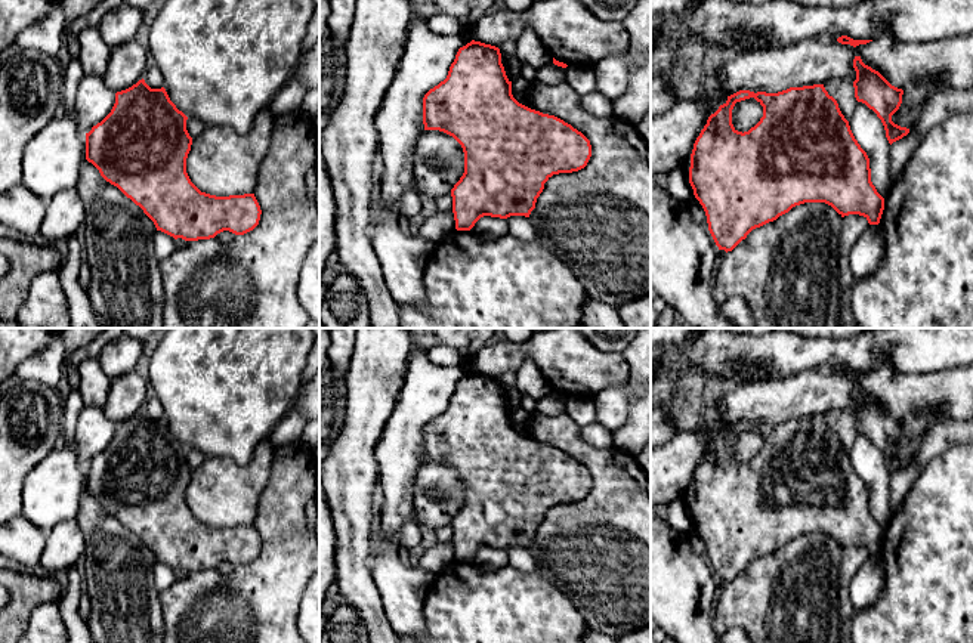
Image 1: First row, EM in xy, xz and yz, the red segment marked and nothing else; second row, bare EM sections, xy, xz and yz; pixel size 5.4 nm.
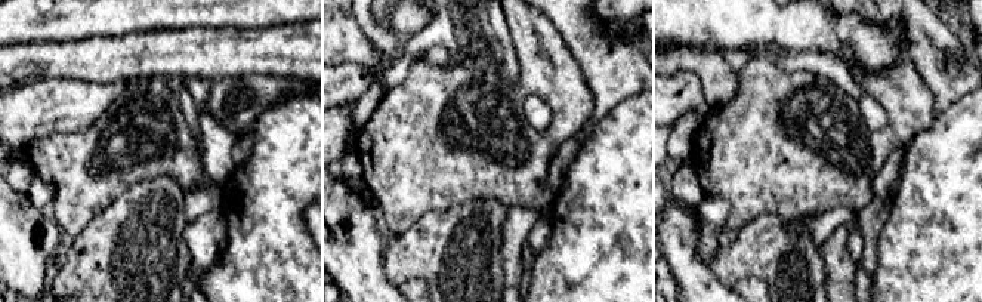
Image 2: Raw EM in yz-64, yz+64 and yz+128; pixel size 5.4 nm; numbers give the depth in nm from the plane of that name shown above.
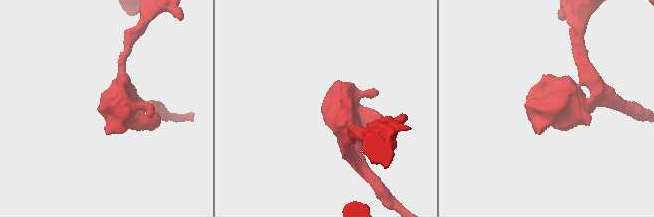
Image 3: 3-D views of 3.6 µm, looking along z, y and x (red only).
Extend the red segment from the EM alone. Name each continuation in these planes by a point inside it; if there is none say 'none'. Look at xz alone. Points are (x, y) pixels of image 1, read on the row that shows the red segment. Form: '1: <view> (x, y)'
none

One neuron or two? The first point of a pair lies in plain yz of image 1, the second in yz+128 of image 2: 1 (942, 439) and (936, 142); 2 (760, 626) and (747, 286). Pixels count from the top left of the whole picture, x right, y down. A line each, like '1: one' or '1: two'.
1: two
2: two

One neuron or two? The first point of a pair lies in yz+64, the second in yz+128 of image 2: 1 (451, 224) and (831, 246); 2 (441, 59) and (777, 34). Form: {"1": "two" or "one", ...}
{"1": "two", "2": "two"}

